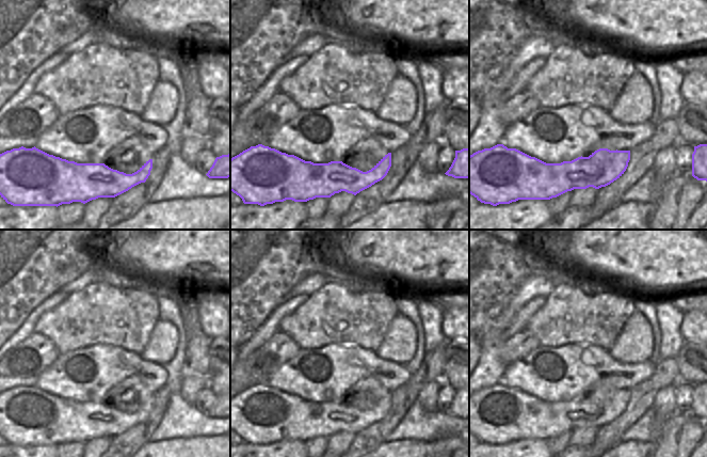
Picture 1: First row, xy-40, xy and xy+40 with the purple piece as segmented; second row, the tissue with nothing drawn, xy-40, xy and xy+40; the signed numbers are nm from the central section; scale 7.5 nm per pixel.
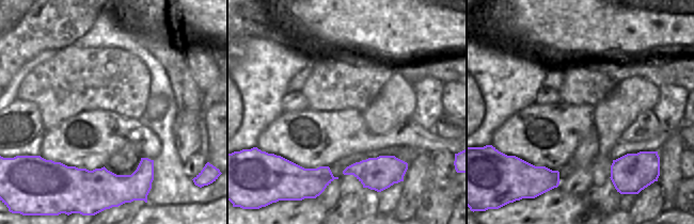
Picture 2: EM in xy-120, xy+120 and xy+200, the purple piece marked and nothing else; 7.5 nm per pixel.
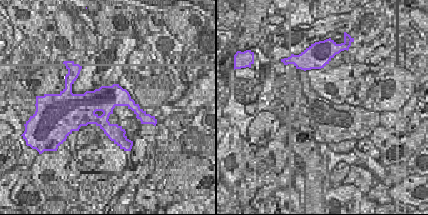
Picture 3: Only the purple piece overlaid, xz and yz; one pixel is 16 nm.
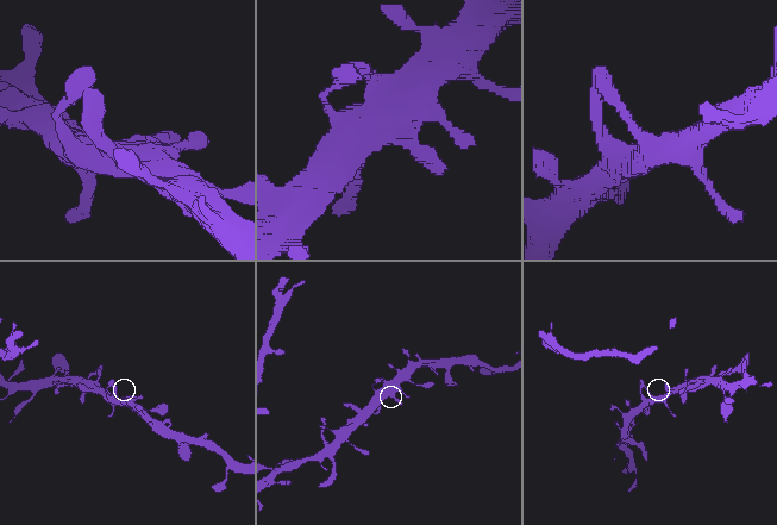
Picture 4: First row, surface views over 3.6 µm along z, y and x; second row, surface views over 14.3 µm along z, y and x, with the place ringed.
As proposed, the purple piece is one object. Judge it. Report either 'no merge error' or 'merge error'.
no merge error

